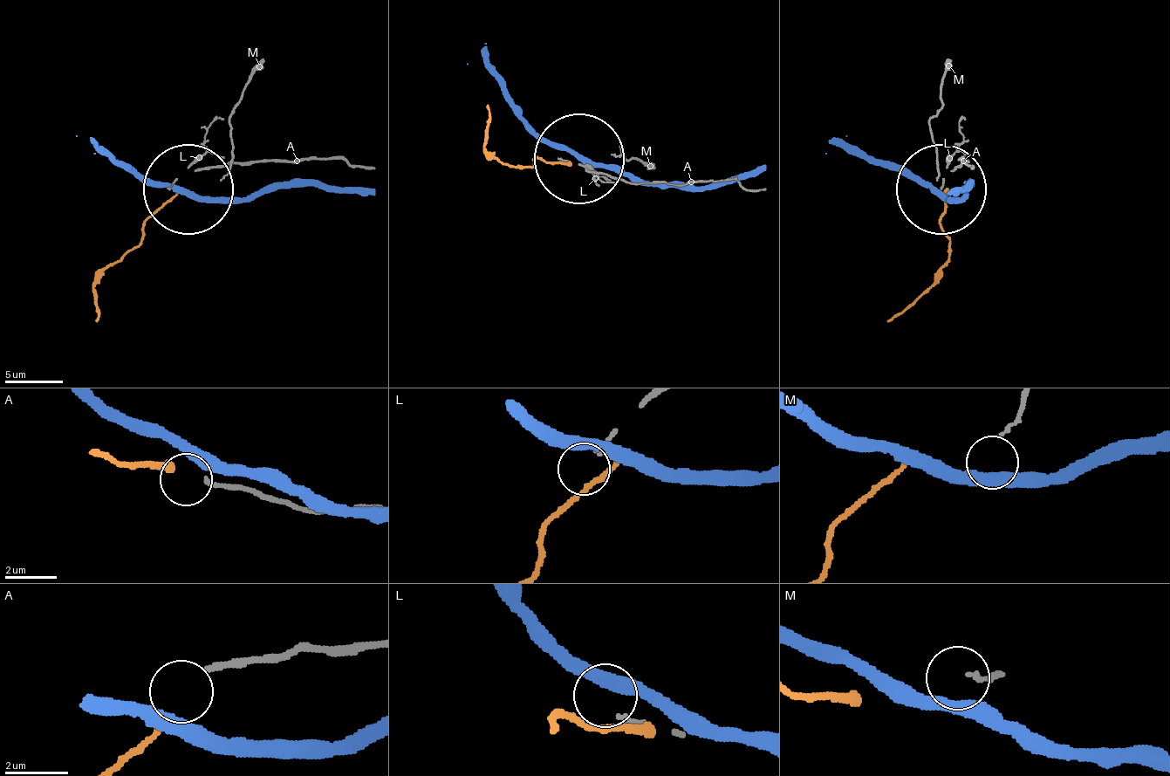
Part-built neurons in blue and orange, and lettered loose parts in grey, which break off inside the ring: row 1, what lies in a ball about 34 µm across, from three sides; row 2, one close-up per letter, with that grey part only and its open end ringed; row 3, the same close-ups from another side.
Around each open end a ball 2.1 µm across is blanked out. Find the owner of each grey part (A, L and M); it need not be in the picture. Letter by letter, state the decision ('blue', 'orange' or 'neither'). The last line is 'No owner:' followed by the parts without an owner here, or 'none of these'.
A: orange
L: neither
M: neither
No owner: L, M

